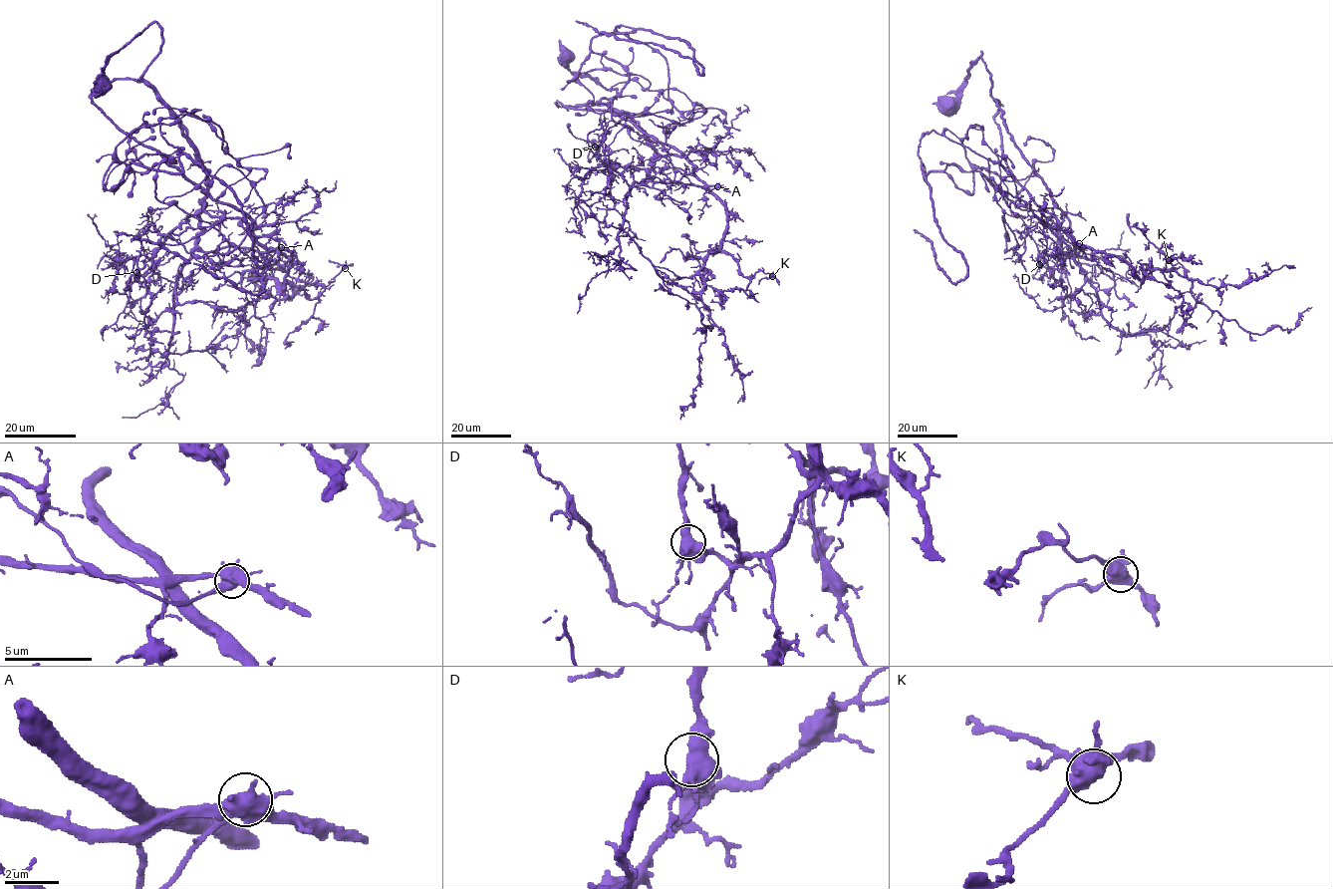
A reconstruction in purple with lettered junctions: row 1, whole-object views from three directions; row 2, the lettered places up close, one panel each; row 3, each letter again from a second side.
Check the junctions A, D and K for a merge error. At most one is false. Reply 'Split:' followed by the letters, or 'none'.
Split: A

